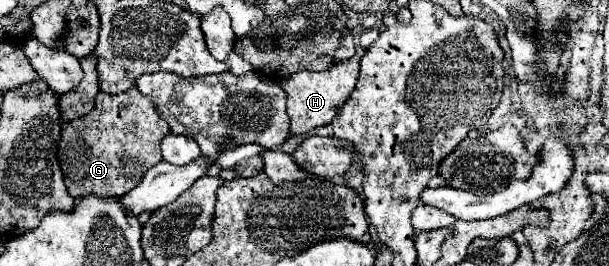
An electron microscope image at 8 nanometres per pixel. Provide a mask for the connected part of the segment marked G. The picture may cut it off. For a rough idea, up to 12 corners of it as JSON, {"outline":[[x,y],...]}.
{"outline":[[136,87],[63,123],[69,193],[123,197],[167,121]]}

